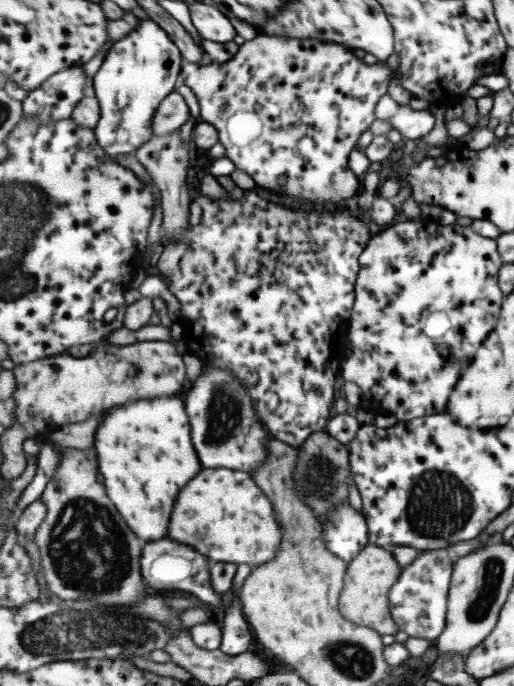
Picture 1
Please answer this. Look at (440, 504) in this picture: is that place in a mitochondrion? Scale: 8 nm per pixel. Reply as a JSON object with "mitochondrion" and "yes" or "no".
{"mitochondrion":"yes"}

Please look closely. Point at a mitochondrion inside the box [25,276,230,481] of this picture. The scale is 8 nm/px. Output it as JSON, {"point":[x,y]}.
{"point":[135,370]}

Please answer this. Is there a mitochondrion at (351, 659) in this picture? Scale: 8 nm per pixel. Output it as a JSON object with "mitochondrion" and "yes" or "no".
{"mitochondrion":"yes"}

